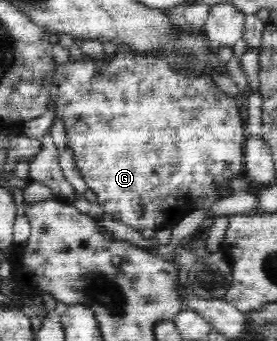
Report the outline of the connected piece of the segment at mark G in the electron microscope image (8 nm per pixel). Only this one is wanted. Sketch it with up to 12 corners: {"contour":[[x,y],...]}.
{"contour":[[121,50],[48,79],[88,190],[173,229],[243,177],[233,98]]}

